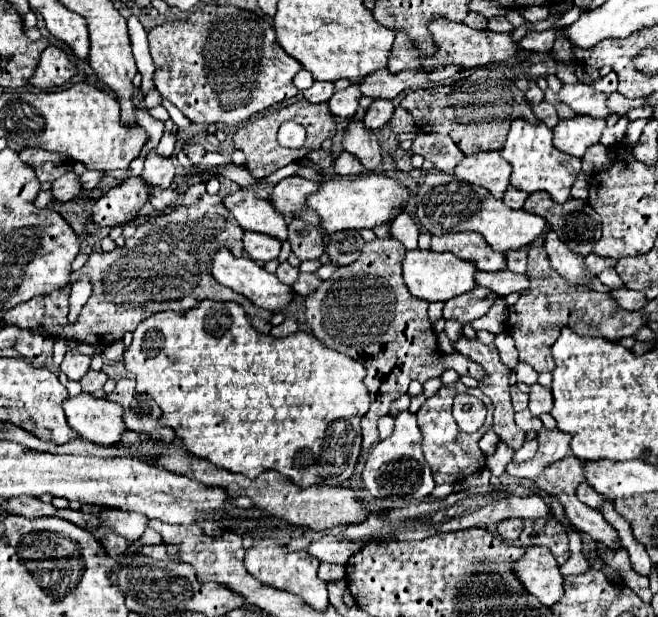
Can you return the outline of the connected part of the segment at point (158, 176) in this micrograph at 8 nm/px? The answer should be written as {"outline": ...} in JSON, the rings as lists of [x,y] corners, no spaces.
{"outline":[[[151,150],[145,158],[145,168],[141,172],[141,178],[149,184],[149,186],[159,186],[159,188],[169,188],[173,182],[173,174],[175,174],[175,166],[171,162],[171,158],[163,158],[159,156],[155,150]]]}

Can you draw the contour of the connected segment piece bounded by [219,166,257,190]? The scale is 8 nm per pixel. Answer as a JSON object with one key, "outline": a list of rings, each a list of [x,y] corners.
{"outline":[[[227,166],[227,168],[221,168],[219,170],[225,178],[231,178],[233,182],[237,182],[243,190],[245,188],[253,188],[255,186],[257,180],[245,170],[245,168],[237,168],[237,166]]]}

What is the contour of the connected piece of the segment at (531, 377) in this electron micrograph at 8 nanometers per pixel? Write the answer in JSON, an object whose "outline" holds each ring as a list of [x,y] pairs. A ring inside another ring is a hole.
{"outline":[[[519,362],[515,374],[517,374],[517,380],[519,380],[519,382],[525,382],[525,384],[529,384],[529,386],[531,386],[533,382],[537,382],[537,372],[535,372],[529,364]]]}

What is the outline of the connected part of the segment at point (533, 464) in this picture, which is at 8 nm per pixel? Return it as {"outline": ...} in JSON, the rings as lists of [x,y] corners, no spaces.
{"outline":[[[541,428],[539,436],[539,450],[537,454],[529,460],[529,462],[513,462],[509,460],[505,472],[517,478],[537,478],[547,466],[551,466],[553,462],[569,456],[569,434],[561,432],[561,430],[547,430]]]}

